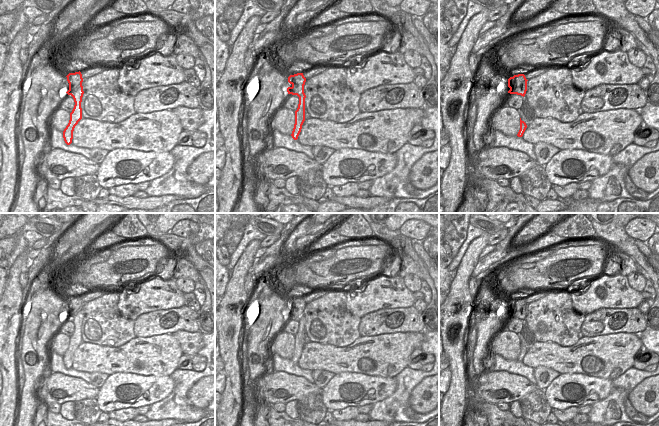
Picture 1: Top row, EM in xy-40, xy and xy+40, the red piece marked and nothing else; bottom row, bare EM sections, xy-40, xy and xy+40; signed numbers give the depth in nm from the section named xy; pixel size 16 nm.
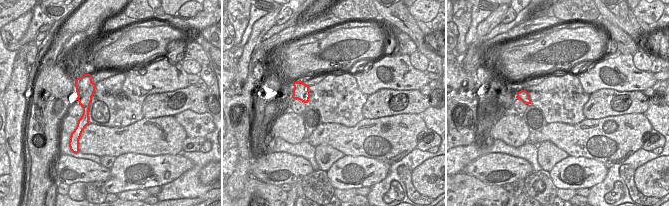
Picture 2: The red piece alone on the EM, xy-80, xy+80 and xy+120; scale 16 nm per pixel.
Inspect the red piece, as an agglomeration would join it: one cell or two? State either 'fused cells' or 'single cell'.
fused cells

